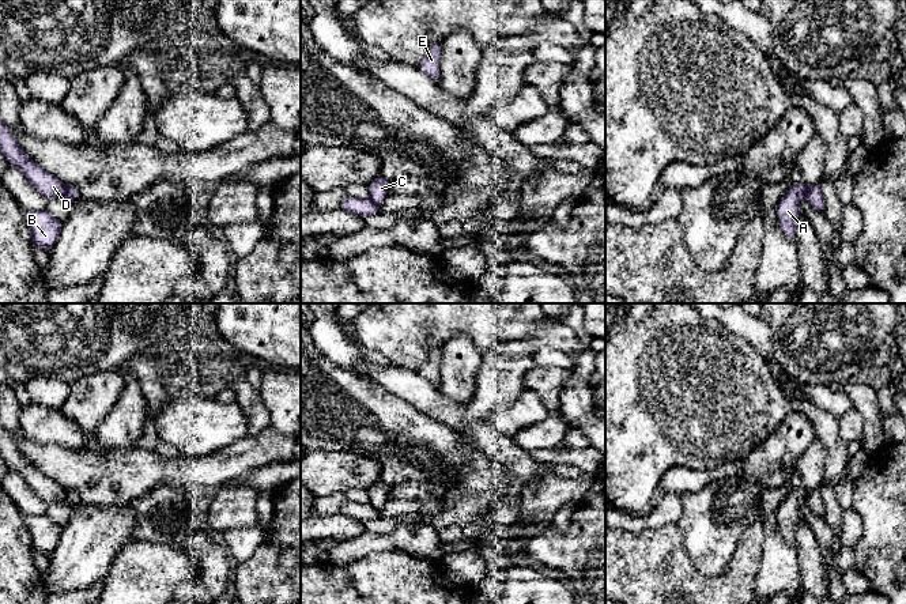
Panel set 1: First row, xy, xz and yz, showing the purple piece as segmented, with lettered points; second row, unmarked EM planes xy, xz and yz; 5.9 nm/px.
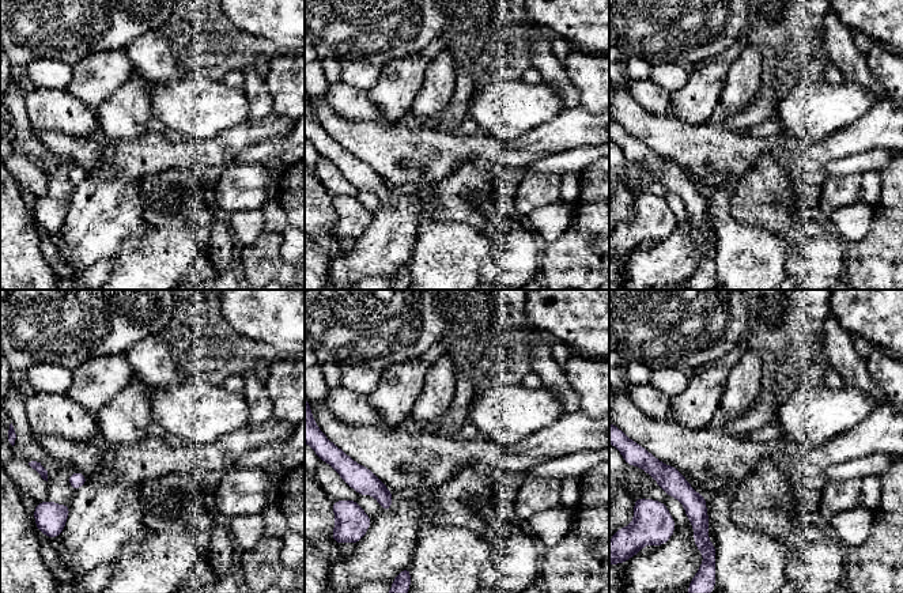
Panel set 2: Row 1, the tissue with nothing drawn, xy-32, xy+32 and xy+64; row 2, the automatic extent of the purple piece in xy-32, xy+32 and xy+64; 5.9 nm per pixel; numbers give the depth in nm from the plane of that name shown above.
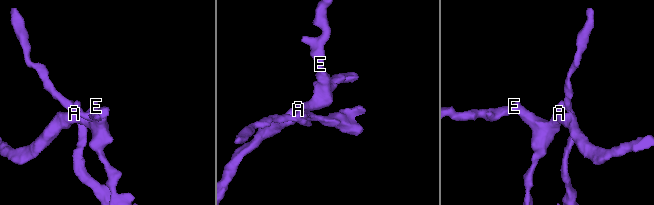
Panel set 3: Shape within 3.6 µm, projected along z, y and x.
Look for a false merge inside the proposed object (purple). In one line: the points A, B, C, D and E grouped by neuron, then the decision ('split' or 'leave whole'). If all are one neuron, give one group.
groups A B C E / D; split

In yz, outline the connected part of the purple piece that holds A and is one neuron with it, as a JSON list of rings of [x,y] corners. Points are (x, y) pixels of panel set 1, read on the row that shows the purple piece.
[[[804,182],[790,184],[786,195],[777,207],[777,219],[782,233],[794,241],[797,219],[800,216],[799,200],[807,195],[808,185]]]

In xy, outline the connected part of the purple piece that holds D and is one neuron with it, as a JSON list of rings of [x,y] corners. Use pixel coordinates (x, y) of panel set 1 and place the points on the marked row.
[[[0,120],[0,152],[5,156],[10,165],[16,166],[26,178],[31,182],[34,189],[44,197],[56,199],[64,197],[71,205],[75,199],[68,195],[67,185],[57,177],[46,171],[37,162],[34,162],[15,140],[11,129]]]

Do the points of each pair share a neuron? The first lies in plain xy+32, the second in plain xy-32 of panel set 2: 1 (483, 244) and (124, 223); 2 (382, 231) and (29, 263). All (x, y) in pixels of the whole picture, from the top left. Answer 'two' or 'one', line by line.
1: two
2: two

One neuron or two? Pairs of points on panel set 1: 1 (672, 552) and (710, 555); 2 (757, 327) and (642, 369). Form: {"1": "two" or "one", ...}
{"1": "two", "2": "two"}

